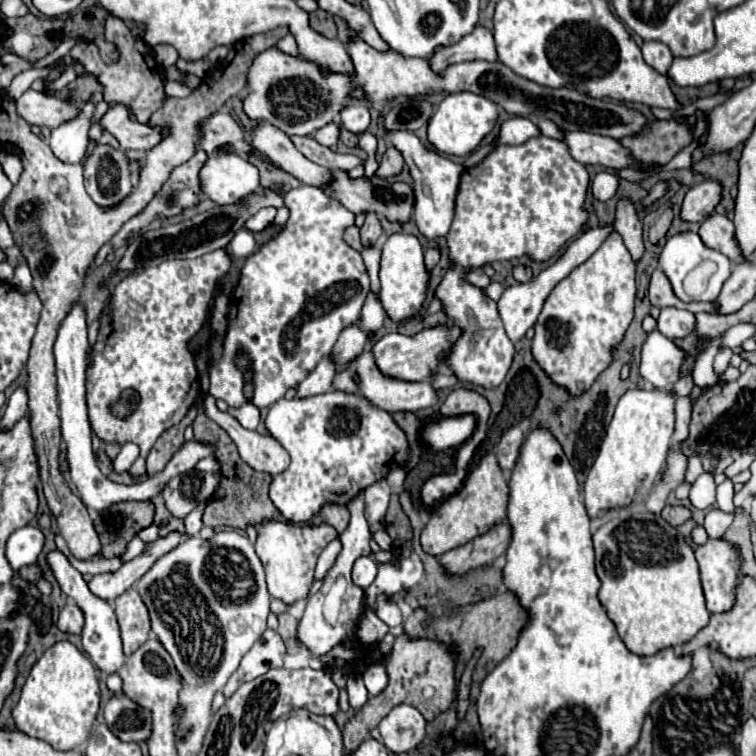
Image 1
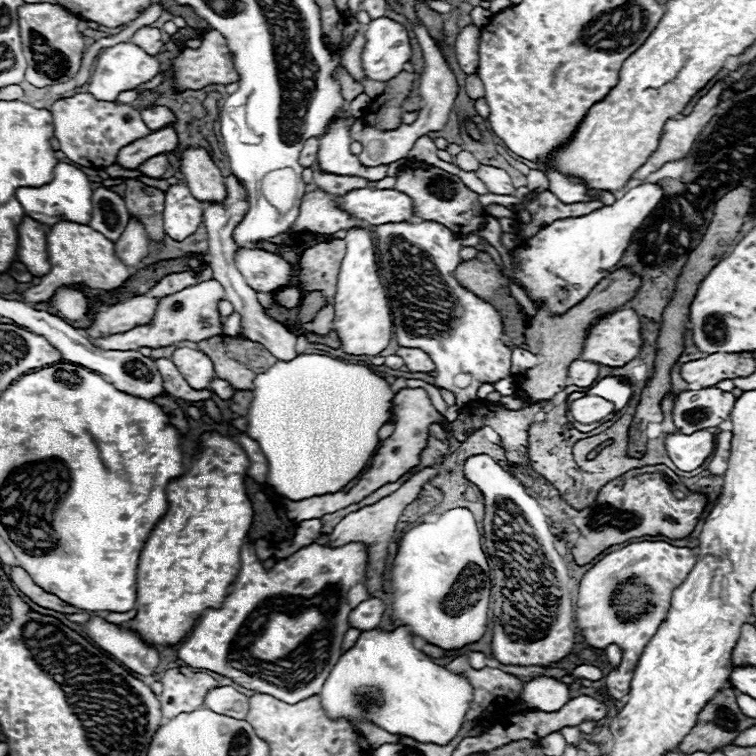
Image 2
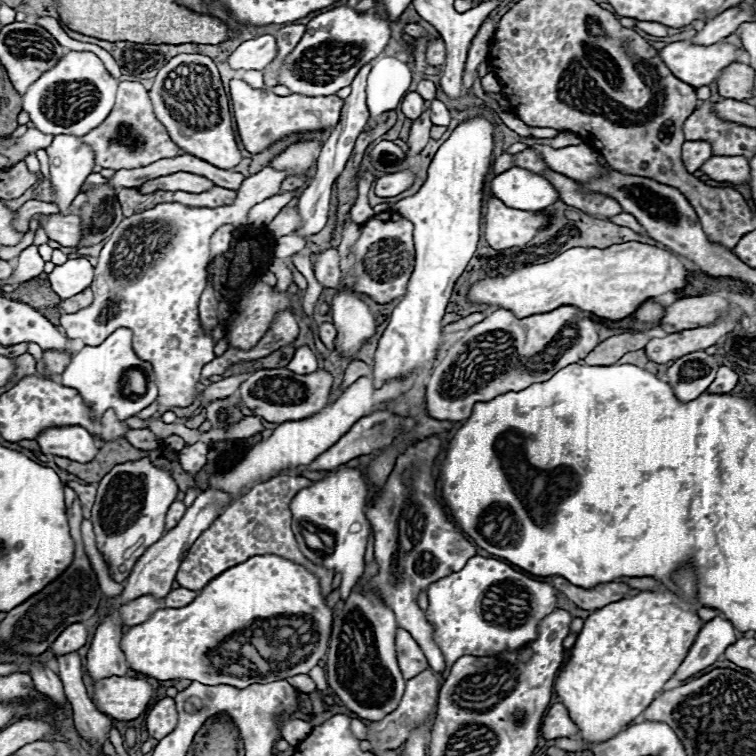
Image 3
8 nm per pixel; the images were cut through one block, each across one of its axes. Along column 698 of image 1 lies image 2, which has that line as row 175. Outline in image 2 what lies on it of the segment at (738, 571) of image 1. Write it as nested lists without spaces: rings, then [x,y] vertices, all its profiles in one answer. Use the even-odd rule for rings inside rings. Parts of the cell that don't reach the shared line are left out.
[[[544,168],[544,174],[550,180],[550,192],[554,192],[560,200],[566,200],[566,204],[594,200],[594,198],[586,196],[586,184],[584,182],[574,182],[568,176],[564,176],[552,168]]]

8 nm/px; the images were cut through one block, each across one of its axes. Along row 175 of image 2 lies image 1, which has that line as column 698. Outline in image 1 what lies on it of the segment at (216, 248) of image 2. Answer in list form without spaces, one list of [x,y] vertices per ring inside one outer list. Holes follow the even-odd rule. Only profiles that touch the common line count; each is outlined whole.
[[[710,214],[704,224],[698,230],[702,242],[708,248],[714,248],[718,252],[722,252],[724,256],[728,256],[734,264],[744,264],[746,256],[742,254],[736,236],[734,236],[734,224],[722,216],[722,214]]]

